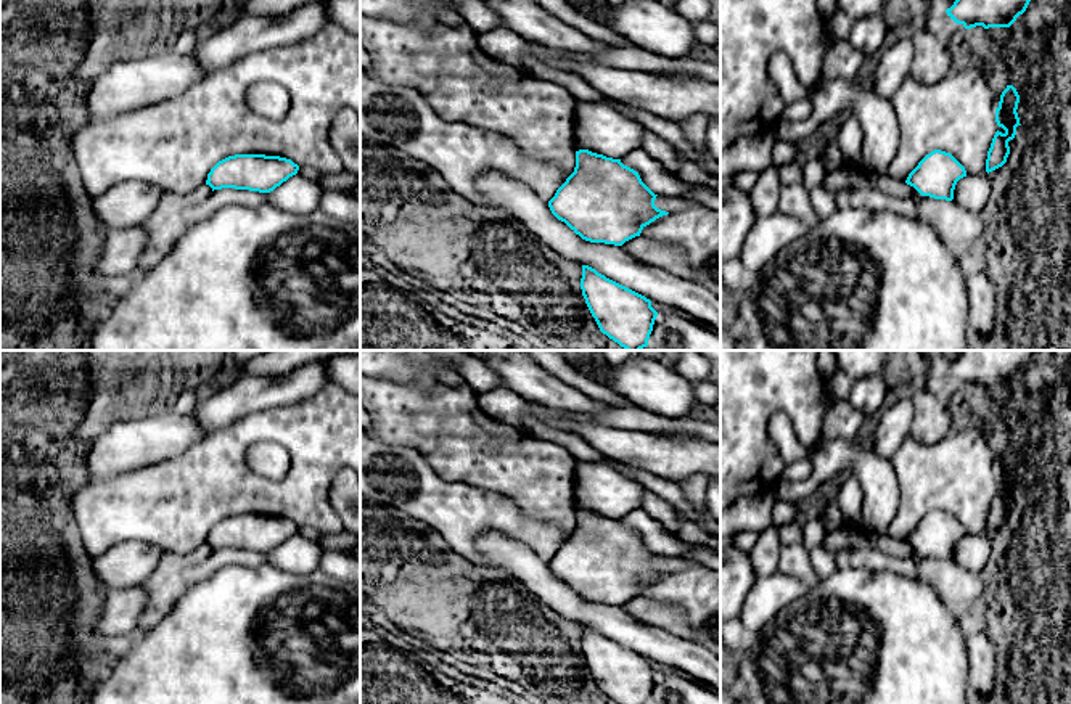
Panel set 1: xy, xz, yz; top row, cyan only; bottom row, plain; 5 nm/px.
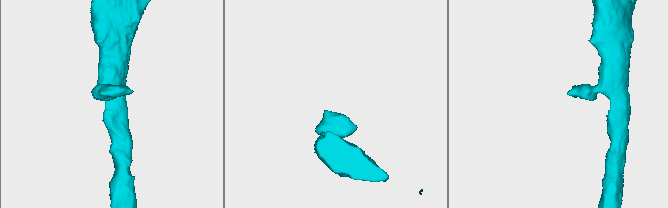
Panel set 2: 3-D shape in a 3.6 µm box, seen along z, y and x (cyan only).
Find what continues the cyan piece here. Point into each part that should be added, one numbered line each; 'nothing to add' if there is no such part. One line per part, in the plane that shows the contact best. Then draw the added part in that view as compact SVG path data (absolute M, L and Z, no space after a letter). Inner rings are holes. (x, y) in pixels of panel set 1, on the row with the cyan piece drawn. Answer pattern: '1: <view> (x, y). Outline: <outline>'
nothing to add

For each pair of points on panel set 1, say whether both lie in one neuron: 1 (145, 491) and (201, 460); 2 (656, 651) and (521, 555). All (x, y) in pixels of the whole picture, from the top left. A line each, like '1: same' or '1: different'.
1: same
2: same

